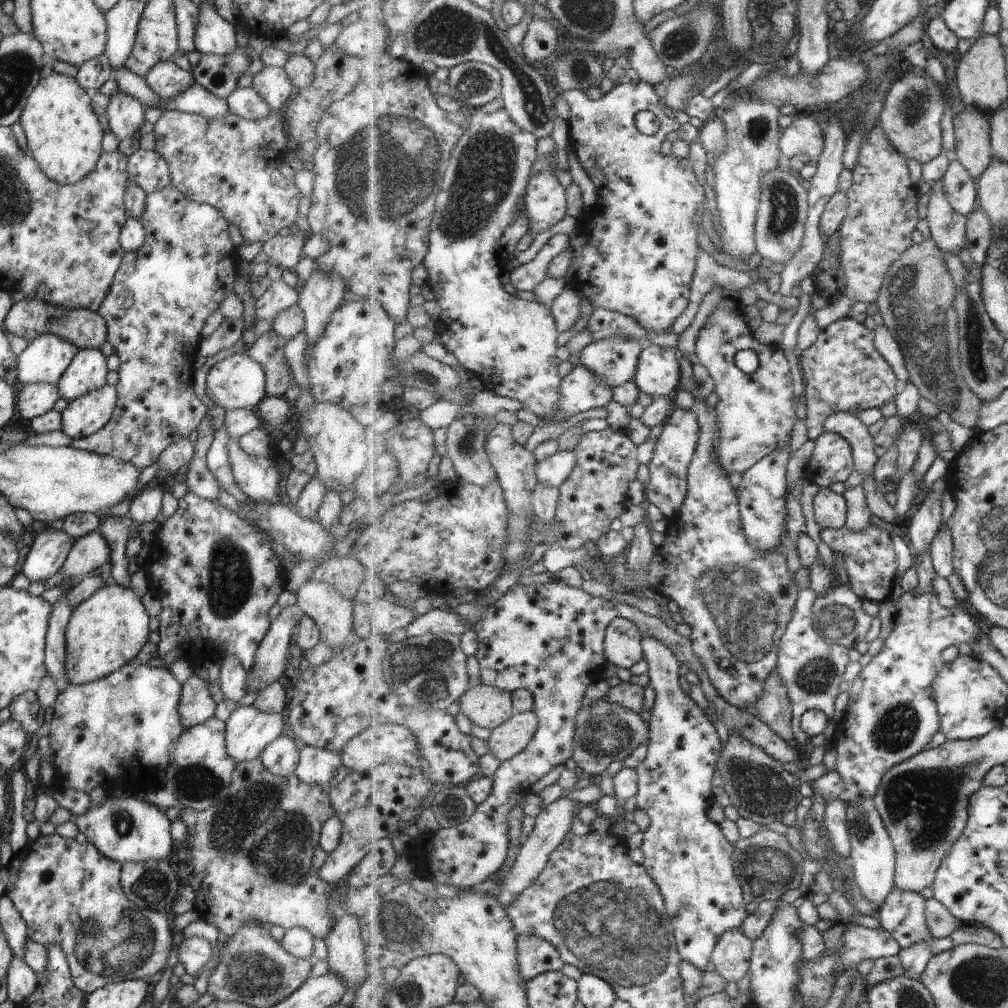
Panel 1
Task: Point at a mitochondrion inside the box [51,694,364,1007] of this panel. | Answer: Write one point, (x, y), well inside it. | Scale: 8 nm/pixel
(109, 946)

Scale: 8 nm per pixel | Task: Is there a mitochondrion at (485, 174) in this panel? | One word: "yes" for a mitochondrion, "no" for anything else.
yes

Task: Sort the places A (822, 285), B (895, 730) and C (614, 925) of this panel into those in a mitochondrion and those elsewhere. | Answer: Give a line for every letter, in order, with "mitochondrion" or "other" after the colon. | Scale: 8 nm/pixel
A: other
B: mitochondrion
C: mitochondrion

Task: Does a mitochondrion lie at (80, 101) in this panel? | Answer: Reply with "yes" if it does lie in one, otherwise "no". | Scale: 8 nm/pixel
no

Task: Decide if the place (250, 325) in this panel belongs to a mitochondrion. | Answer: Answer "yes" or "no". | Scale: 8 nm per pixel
no

